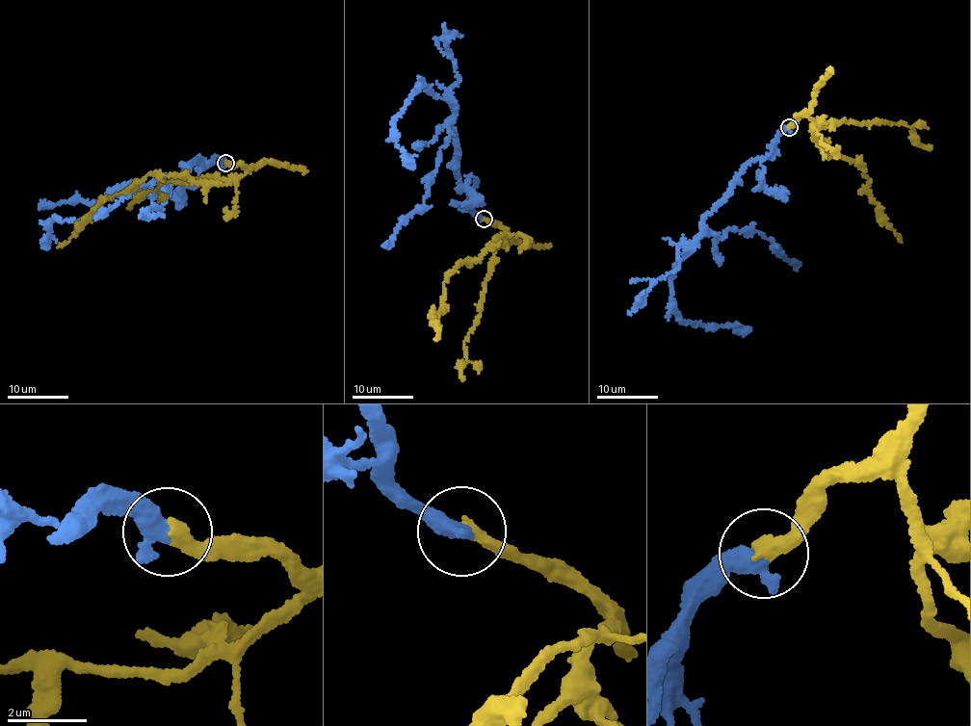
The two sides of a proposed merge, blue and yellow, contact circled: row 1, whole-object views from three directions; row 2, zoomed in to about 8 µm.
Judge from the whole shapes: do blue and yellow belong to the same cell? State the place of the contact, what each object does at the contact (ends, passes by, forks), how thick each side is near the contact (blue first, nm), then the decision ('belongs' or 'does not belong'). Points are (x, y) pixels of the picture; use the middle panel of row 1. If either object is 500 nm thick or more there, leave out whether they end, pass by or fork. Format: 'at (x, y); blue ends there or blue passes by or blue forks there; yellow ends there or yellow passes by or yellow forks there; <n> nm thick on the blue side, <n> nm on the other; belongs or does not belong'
at (484, 219); 500 nm thick on the blue side, 360 nm on the other; belongs

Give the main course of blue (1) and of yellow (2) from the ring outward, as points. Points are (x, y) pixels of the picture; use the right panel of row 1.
1: (789, 128), (712, 206), (701, 233), (670, 277), (683, 322), (749, 330)
2: (787, 127), (800, 116), (810, 116), (815, 138), (826, 143), (826, 153), (863, 166), (871, 196), (902, 244)

